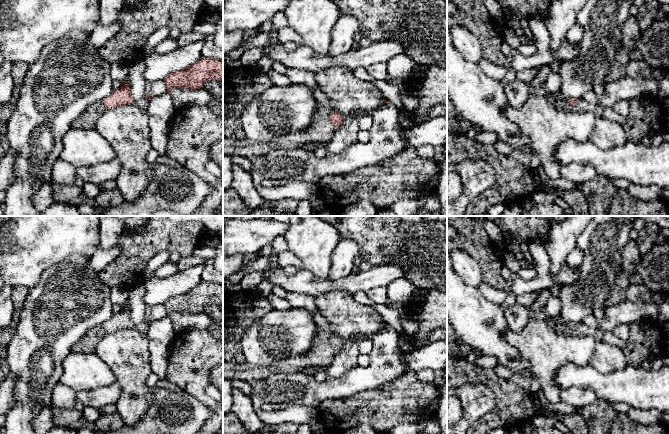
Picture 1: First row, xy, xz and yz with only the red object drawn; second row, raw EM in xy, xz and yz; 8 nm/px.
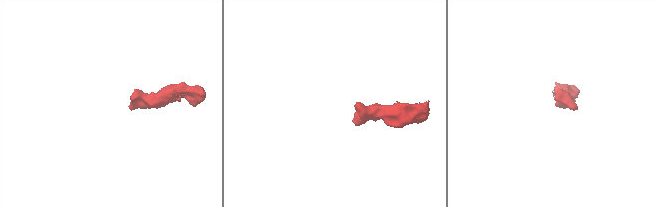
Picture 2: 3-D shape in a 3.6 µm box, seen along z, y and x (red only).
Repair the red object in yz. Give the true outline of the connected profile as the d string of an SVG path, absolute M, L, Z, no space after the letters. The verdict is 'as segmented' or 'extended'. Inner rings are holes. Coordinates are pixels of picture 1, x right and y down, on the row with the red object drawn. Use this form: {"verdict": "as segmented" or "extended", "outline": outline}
{"verdict": "extended", "outline": "M553 93L548 95L548 100L559 110L571 111L571 112L593 112L596 119L603 117L603 110L596 104L590 104L583 99L565 99L559 93Z"}

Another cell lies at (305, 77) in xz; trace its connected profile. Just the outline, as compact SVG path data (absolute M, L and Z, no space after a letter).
M288 68L285 75L293 84L302 84L309 89L314 90L318 88L315 74L316 73L307 69Z

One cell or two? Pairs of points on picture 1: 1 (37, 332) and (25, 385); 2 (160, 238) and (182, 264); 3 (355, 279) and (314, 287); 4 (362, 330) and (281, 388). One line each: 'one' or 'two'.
1: one
2: two
3: one
4: two

